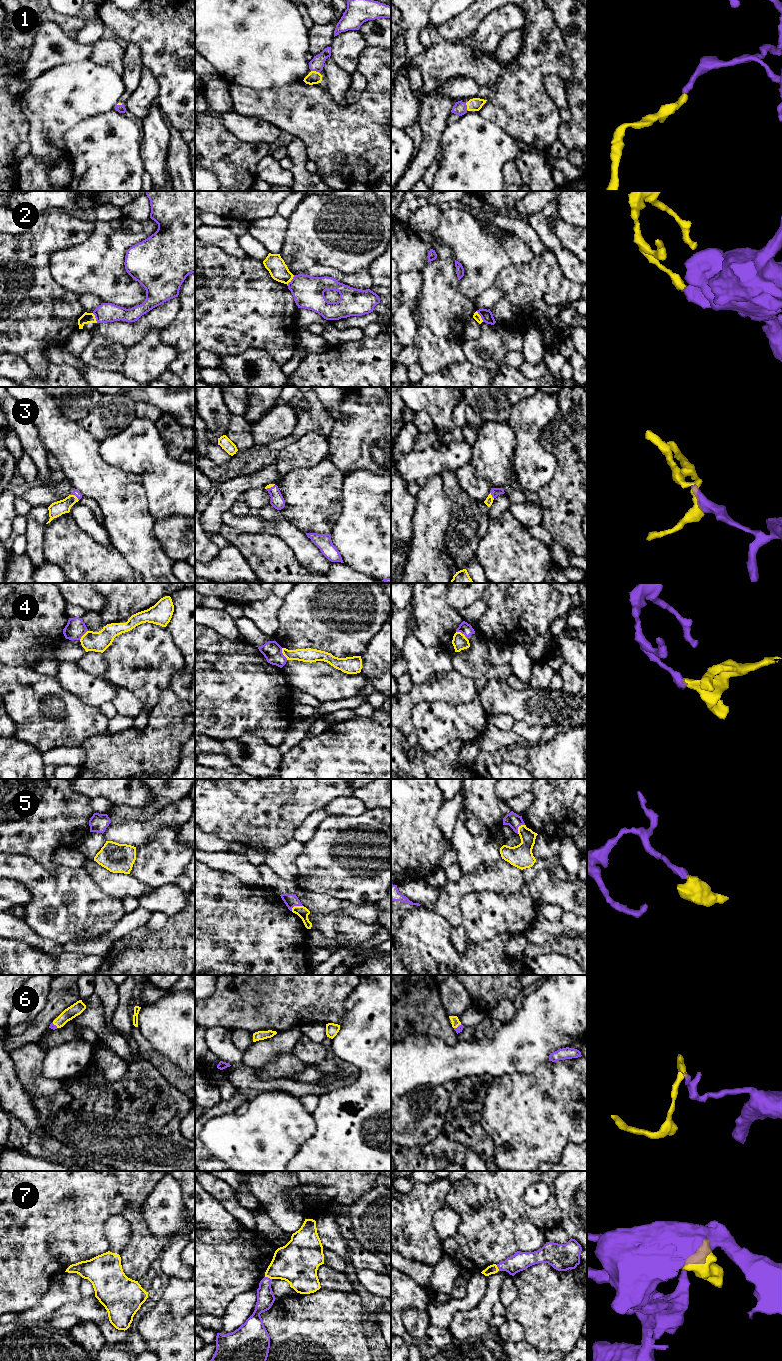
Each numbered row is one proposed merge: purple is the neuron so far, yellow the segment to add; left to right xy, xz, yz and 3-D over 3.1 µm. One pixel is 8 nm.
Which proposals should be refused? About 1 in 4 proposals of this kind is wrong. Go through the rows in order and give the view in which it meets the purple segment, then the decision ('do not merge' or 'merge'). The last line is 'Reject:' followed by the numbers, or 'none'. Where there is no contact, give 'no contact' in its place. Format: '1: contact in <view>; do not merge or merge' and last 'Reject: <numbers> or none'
1: contact in xz; merge
2: contact in xz; do not merge
3: contact in xy; merge
4: contact in yz; do not merge
5: contact in xz; merge
6: contact in xy; merge
7: contact in xz; merge
Reject: 2, 4

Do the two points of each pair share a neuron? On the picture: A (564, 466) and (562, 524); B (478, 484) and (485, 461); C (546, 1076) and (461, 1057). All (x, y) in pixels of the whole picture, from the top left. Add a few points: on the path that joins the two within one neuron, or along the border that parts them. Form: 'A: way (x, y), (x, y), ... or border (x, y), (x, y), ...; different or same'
A: way (564, 480), (564, 510); same
B: border (469, 463), (476, 473), (492, 487); different
C: border (548, 1060), (541, 1063), (530, 1073), (507, 1073); different

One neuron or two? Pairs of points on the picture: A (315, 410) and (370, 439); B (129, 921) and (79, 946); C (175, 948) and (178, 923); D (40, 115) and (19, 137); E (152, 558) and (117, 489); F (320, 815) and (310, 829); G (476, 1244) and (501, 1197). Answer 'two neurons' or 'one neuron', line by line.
A: two neurons
B: one neuron
C: one neuron
D: two neurons
E: one neuron
F: one neuron
G: one neuron

